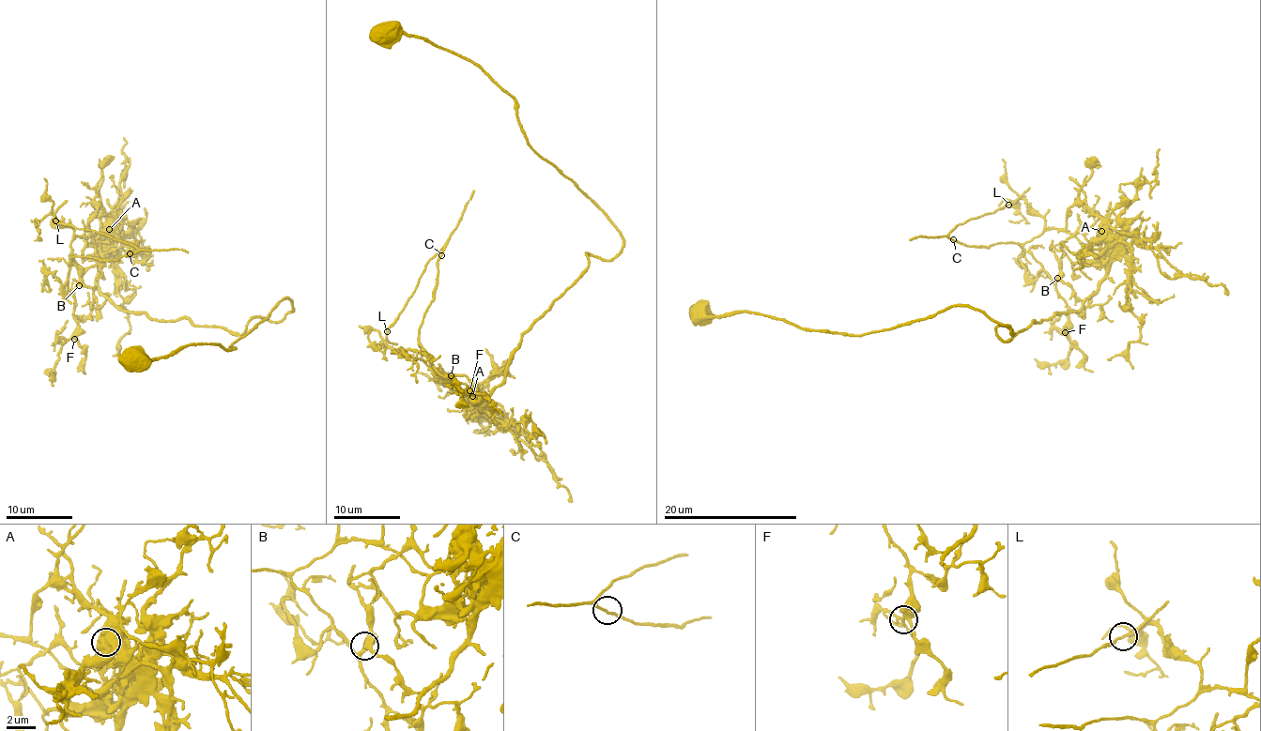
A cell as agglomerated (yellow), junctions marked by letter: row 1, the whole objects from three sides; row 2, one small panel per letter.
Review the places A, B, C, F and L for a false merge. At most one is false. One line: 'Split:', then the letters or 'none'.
Split: A

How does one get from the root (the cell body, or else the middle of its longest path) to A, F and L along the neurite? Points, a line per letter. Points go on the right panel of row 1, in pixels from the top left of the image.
A: (700, 308), (861, 335), (971, 307), (1006, 324), (995, 333), (1008, 342), (1080, 312), (1105, 277), (1101, 231)
F: (700, 308), (861, 335), (971, 307), (1008, 342), (1080, 312), (1105, 277), (1060, 251), (1065, 332)
L: (700, 308), (861, 335), (971, 307), (1011, 341), (1080, 312), (1105, 261), (1020, 197), (1008, 204)

